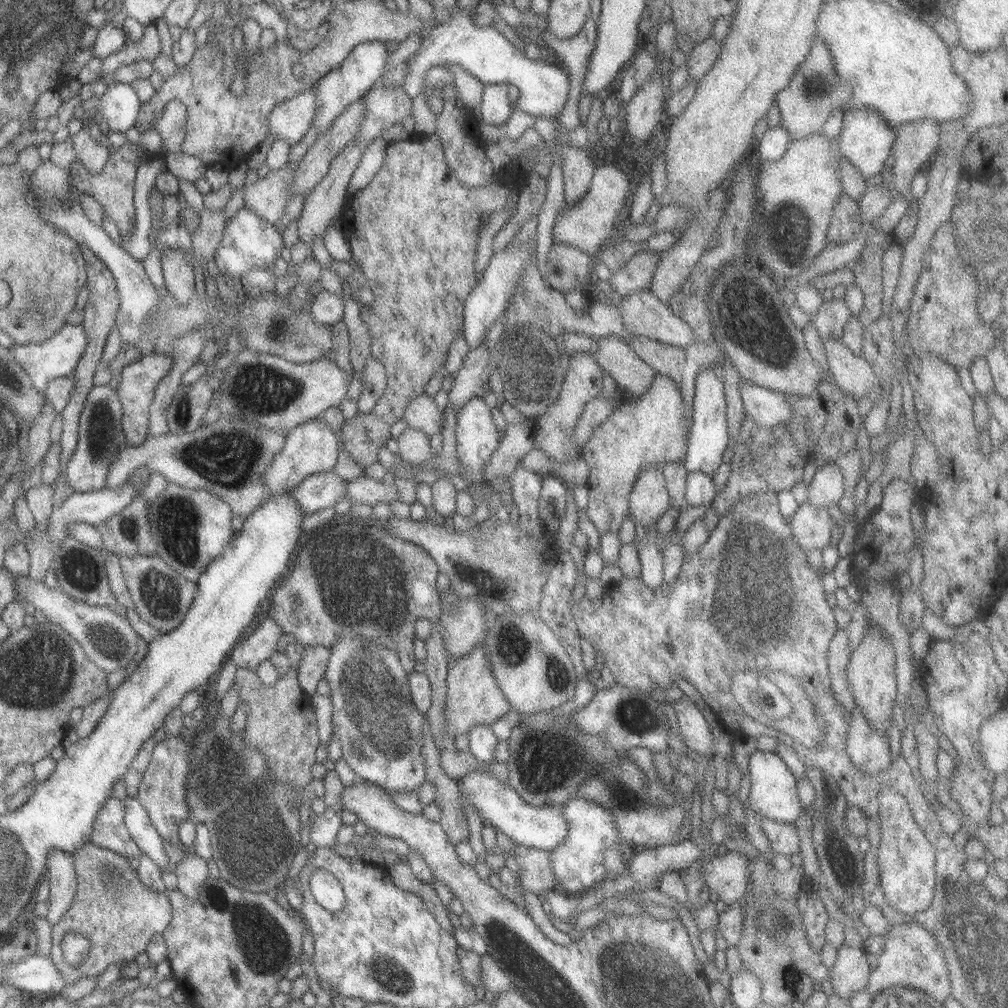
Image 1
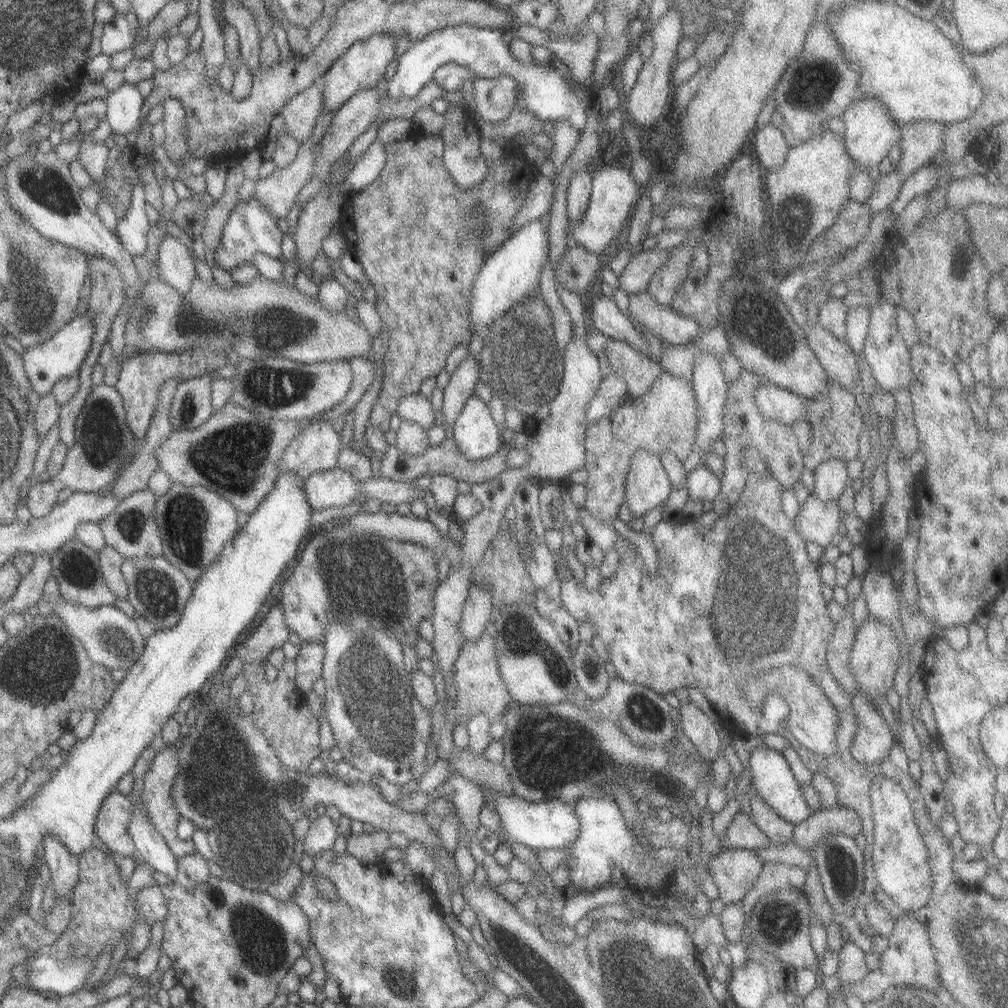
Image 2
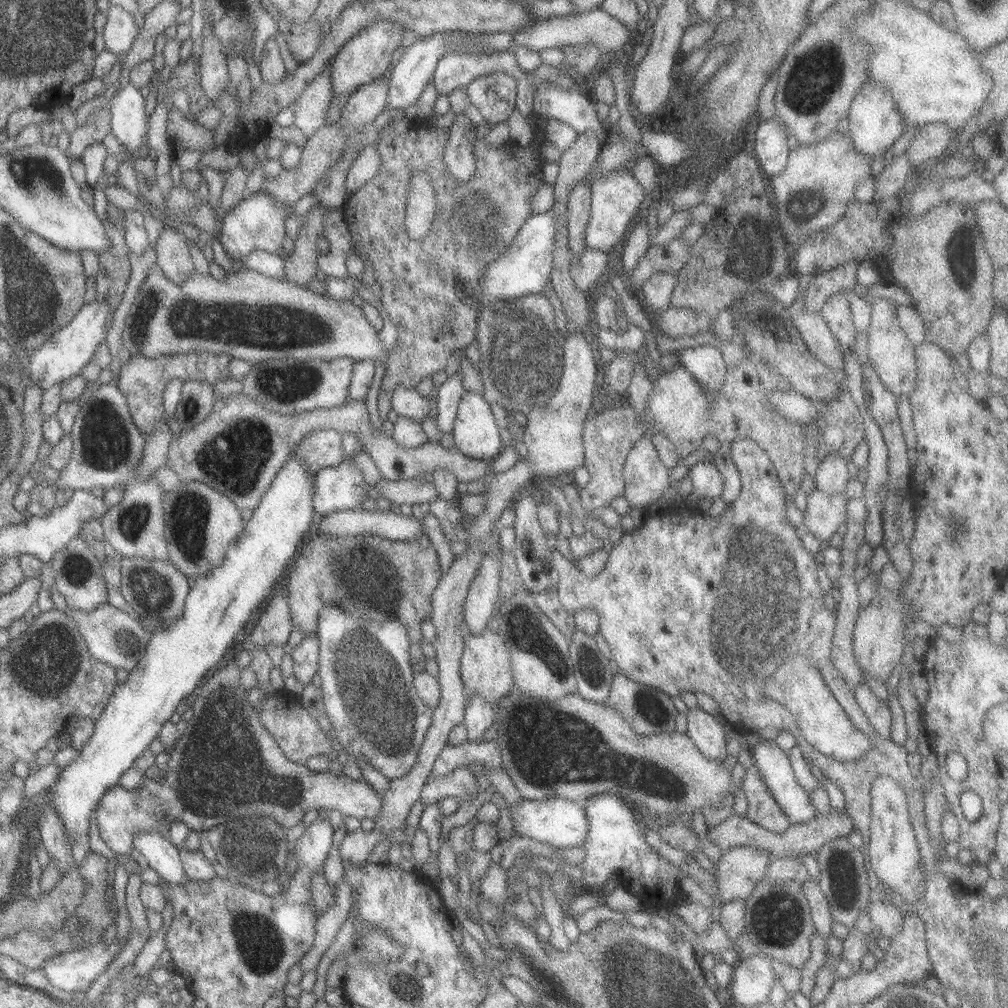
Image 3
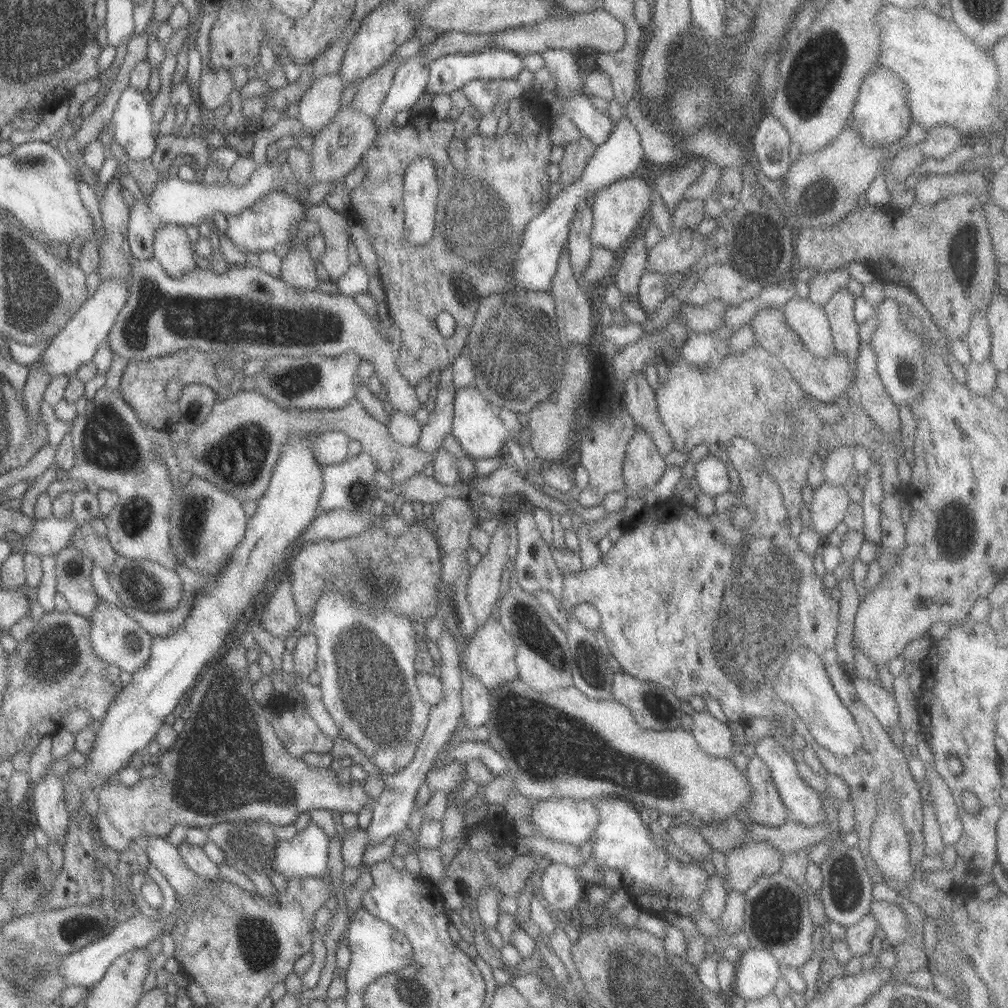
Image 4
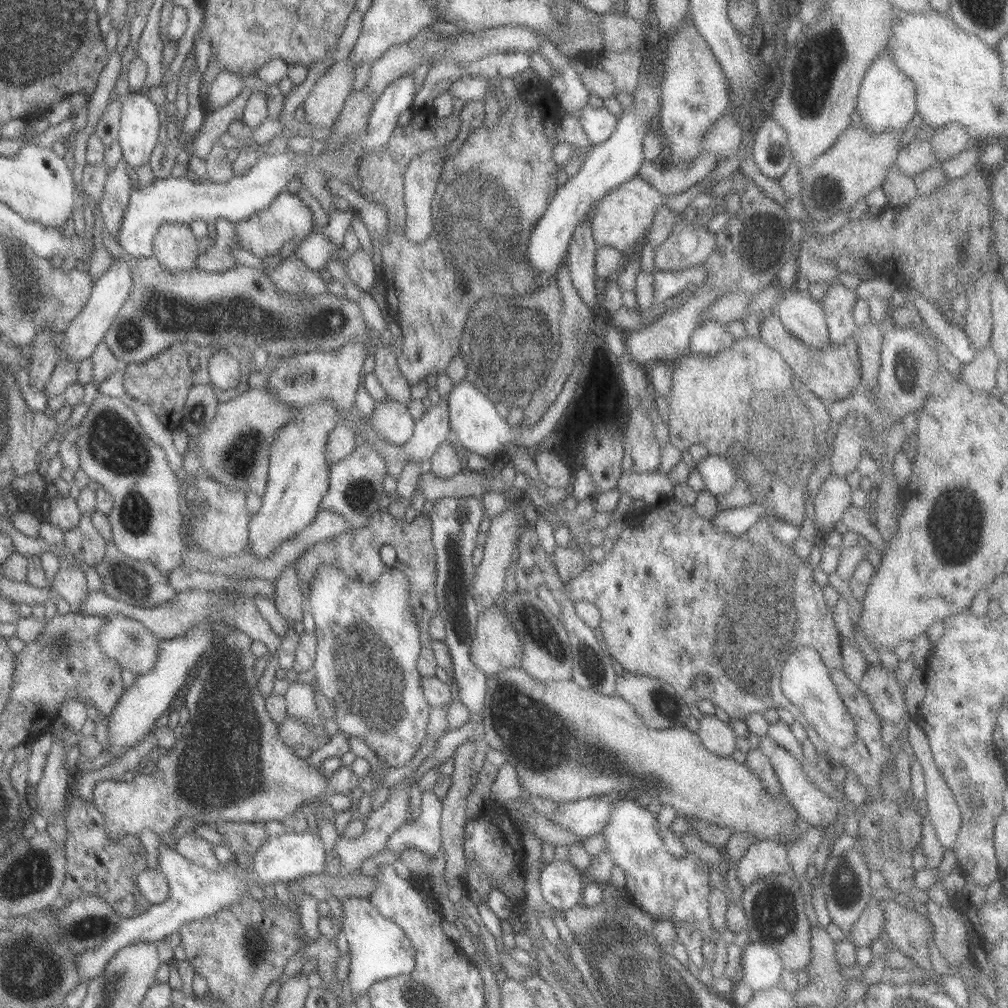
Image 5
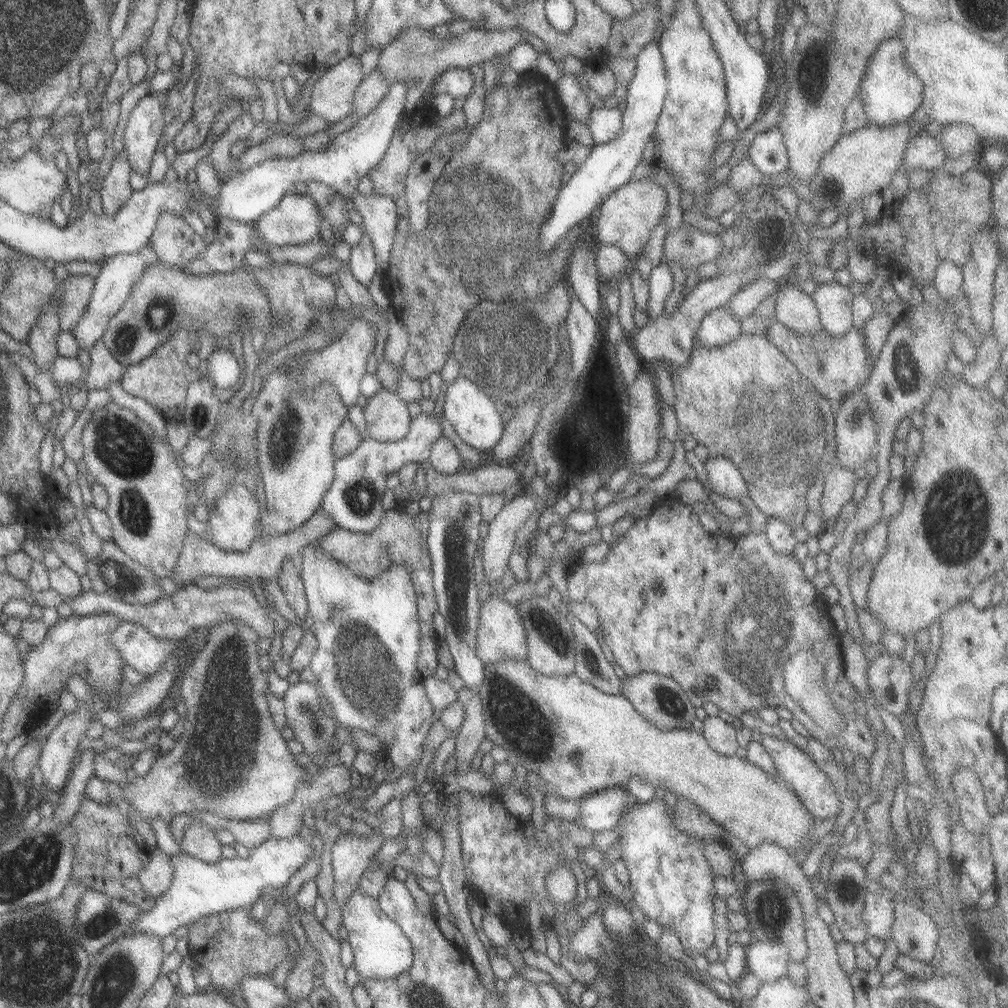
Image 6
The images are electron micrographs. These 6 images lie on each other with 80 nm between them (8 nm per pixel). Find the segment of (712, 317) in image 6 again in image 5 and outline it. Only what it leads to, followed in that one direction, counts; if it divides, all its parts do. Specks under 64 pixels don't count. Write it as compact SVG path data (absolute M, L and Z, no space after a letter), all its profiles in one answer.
M706 320L693 329L689 337L688 354L704 354L713 356L720 350L725 350L733 341L724 324L716 320Z

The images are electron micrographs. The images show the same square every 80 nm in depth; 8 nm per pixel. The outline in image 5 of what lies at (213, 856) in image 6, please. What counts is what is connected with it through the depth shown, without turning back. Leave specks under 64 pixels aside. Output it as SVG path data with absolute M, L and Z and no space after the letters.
M186 832L182 837L176 839L172 847L176 852L187 859L189 863L203 868L207 872L213 872L218 868L217 860L211 853L211 845L196 837L193 832Z

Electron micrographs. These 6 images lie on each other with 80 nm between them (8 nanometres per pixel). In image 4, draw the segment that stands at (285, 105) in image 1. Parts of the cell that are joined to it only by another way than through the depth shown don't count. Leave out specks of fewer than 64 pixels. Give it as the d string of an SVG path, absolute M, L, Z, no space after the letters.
M326 73L309 85L296 103L296 119L307 135L315 134L329 124L331 117L339 110L342 91L339 73Z

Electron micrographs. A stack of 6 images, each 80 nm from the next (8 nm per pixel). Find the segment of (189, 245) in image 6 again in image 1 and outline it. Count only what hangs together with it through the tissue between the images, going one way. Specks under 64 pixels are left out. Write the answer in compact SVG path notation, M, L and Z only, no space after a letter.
M177 248L161 250L161 270L164 280L164 289L174 297L180 306L190 303L194 292L193 269L190 267L184 254Z

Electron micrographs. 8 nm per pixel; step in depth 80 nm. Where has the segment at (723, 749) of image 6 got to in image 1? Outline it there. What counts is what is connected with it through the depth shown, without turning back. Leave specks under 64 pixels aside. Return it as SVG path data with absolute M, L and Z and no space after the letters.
M685 695L671 703L677 719L677 730L683 738L688 752L695 752L703 757L712 755L712 736L703 714L689 697Z

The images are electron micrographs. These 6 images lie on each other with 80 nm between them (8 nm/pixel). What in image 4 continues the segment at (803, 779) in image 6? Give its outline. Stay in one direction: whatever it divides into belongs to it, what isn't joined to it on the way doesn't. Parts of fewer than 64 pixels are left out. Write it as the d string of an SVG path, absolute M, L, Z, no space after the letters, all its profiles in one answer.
M771 736L760 738L754 744L755 755L757 755L764 766L767 767L768 775L771 782L779 795L779 800L787 809L787 812L793 816L793 820L803 826L811 826L819 821L825 820L825 813L821 810L821 801L819 801L818 793L813 791L811 787L797 775L796 764L792 756L785 752L784 748Z

